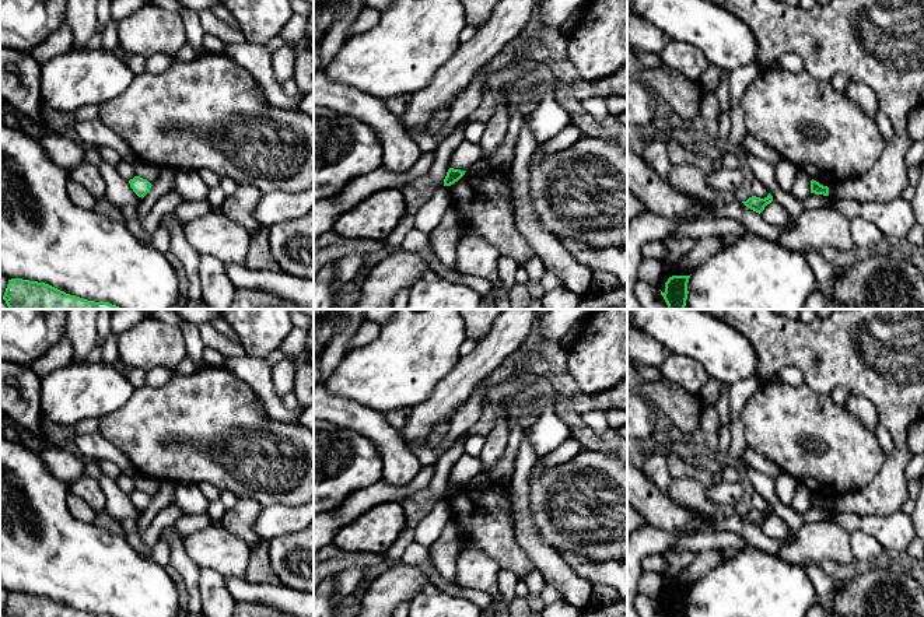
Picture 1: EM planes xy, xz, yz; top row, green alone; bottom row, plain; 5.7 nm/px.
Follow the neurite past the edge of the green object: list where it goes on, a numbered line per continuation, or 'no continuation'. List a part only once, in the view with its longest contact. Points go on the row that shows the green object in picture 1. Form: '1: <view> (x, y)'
no continuation

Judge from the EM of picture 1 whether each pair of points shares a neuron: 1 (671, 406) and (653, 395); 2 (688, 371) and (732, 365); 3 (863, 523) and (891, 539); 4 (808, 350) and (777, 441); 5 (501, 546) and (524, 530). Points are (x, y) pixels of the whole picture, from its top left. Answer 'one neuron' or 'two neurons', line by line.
1: one neuron
2: two neurons
3: one neuron
4: two neurons
5: two neurons

